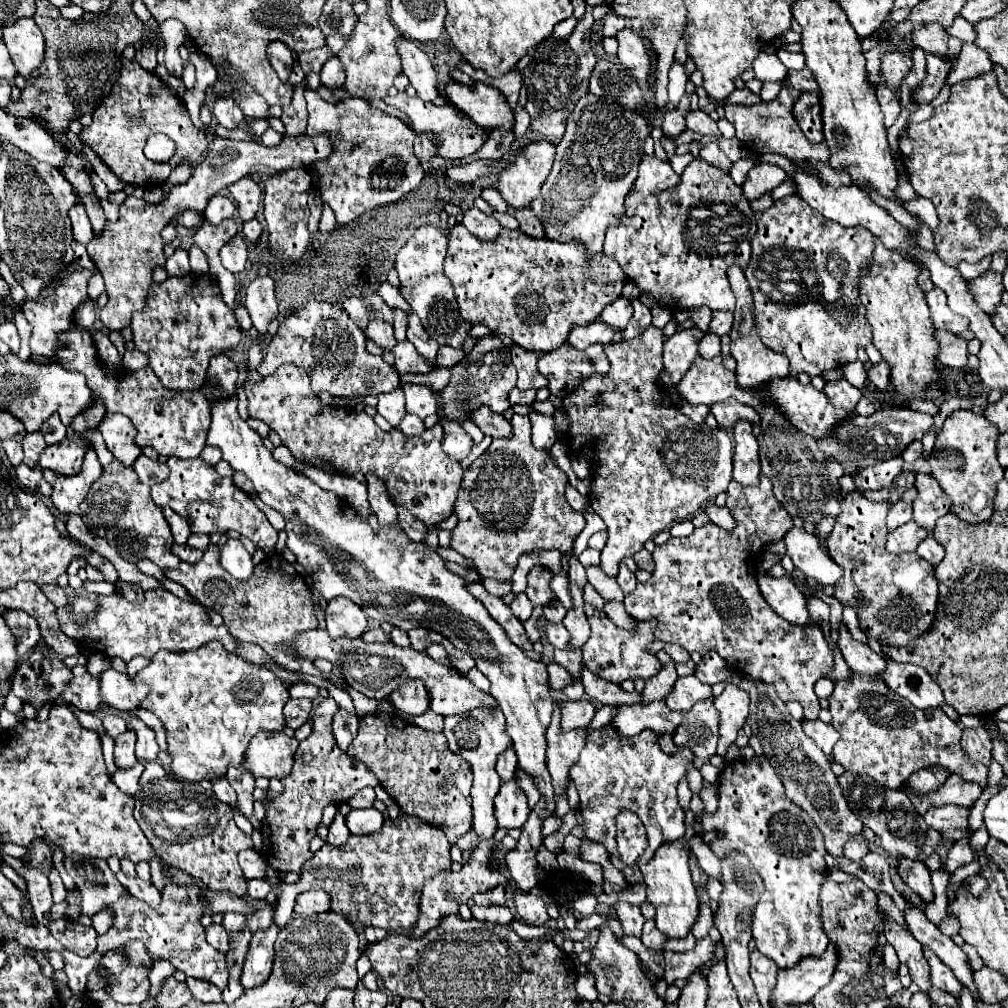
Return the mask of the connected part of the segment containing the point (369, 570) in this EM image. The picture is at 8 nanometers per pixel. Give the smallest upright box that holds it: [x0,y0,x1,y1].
[206,391,552,797]

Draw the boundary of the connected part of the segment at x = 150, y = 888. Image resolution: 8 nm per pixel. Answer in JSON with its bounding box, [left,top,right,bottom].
[116,873,160,907]

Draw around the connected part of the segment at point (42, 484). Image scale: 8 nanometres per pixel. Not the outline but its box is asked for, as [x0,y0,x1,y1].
[16,463,52,497]

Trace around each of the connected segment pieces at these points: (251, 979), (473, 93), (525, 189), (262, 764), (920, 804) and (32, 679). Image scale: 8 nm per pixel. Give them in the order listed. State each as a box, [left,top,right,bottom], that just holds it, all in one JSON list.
[[242,925,280,989],[446,81,514,129],[496,141,556,209],[242,733,298,779],[902,775,982,815],[12,645,70,709]]

